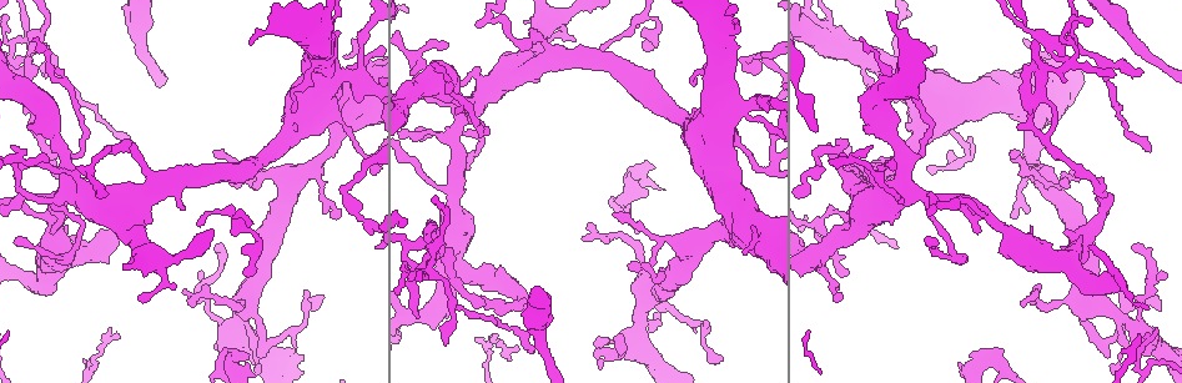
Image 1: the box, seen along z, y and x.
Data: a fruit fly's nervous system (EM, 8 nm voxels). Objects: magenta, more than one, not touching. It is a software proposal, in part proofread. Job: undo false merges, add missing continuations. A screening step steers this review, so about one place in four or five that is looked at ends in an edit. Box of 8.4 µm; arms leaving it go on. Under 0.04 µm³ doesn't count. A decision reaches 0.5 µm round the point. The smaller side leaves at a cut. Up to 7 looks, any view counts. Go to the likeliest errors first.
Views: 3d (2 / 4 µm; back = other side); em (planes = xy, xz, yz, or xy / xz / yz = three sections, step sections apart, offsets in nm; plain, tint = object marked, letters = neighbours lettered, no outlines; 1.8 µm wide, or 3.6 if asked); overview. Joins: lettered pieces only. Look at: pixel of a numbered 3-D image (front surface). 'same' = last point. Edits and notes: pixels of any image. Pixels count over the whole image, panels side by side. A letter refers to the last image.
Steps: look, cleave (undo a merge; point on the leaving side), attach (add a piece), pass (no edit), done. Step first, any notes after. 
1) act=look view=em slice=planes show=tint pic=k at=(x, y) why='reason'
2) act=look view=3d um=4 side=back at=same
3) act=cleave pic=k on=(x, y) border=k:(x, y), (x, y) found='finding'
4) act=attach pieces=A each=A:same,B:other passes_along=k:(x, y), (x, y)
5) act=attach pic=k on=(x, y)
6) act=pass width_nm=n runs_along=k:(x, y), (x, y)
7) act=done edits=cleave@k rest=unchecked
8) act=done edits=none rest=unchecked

act=look view=3d um=2 pic=1 at=(434, 233) why='abrupt turn'

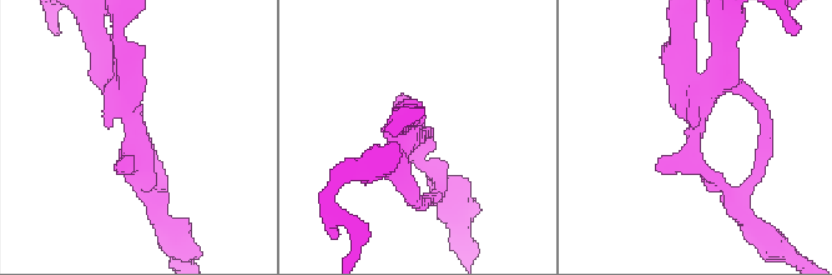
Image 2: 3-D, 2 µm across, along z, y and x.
act=look view=em slice=xy step=8 show=letters pic=2 at=(691, 160)

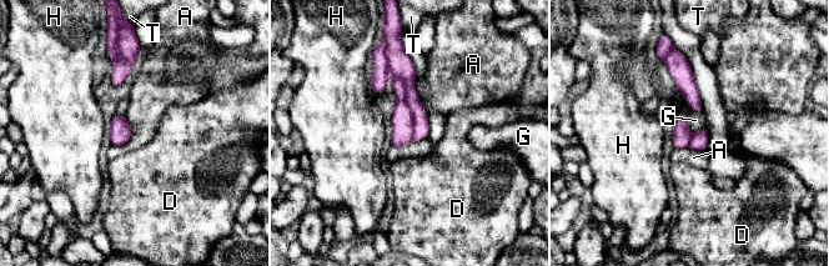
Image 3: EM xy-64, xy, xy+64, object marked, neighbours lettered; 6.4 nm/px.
act=cleave pic=3 on=(403, 69) width_nm=130 each=A:other,D:other,G:other,H:other,T:other part_leaving=3:(391, 59), (407, 75), (417, 137) found='two cells meet here'

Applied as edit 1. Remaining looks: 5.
act=look view=overview

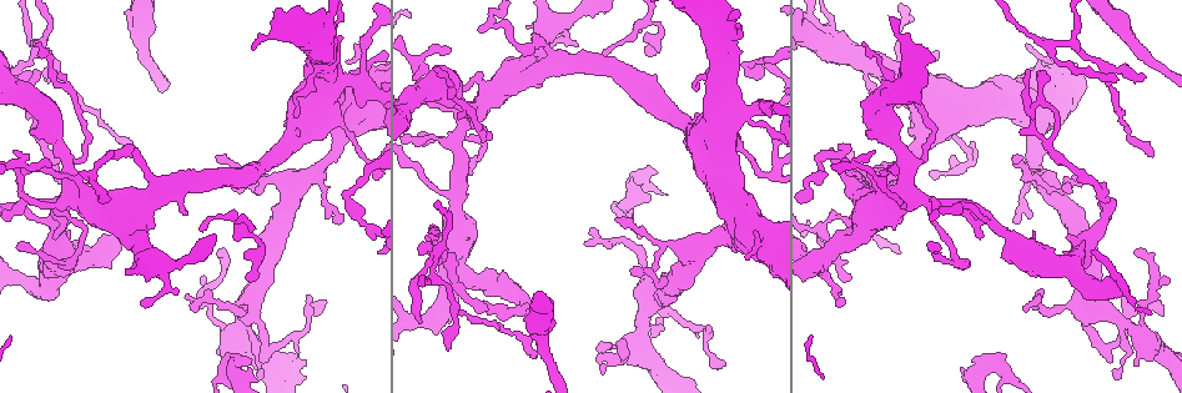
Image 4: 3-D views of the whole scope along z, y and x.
act=look view=3d um=4 pic=4 at=(266, 173)

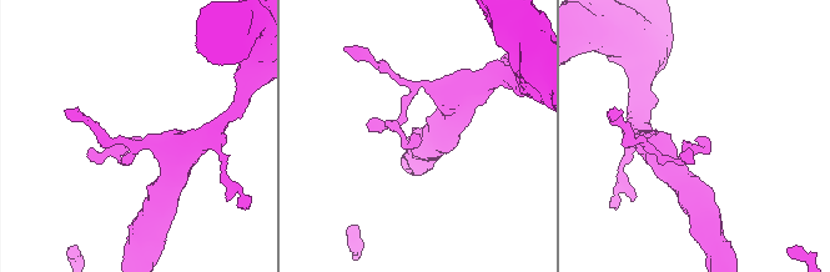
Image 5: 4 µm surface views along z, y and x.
act=look view=em slice=planes show=letters pic=5 at=(138, 136)

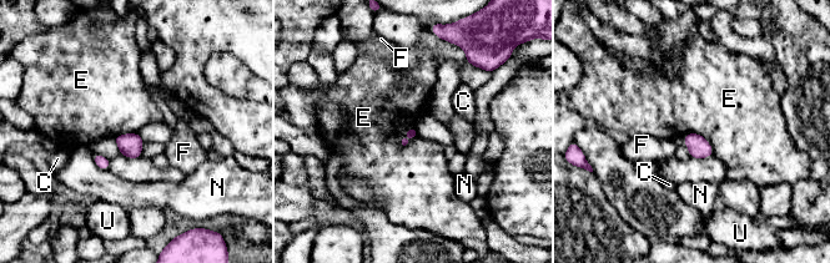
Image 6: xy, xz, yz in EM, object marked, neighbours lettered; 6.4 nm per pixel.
act=pass width_nm=70 longest_contact=E:150nm each=C:other,E:other,F:other,N:other,U:other found='none of them fits'

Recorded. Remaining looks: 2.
act=look view=em slice=planes show=letters pic=4 at=(633, 343) why='branch point'

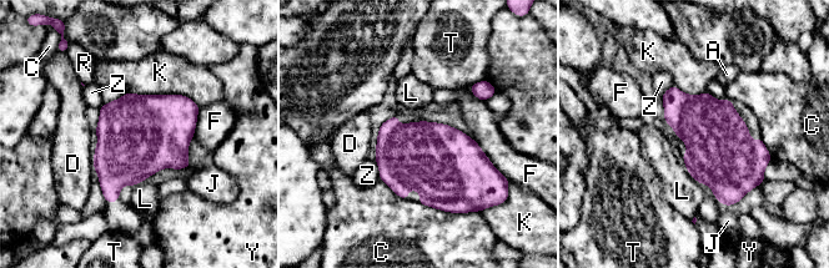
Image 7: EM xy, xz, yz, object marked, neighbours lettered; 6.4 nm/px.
act=pass width_nm=420 each=A:other,C:other,D:other,F:other,J:other,K:other,L:other,R:other,T:other,Y:other,Z:other border=7:(684, 163), (688, 173), (699, 185) found='continuous, no second cell'

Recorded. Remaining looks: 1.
act=done edits=cleave@3 rest=unchecked

